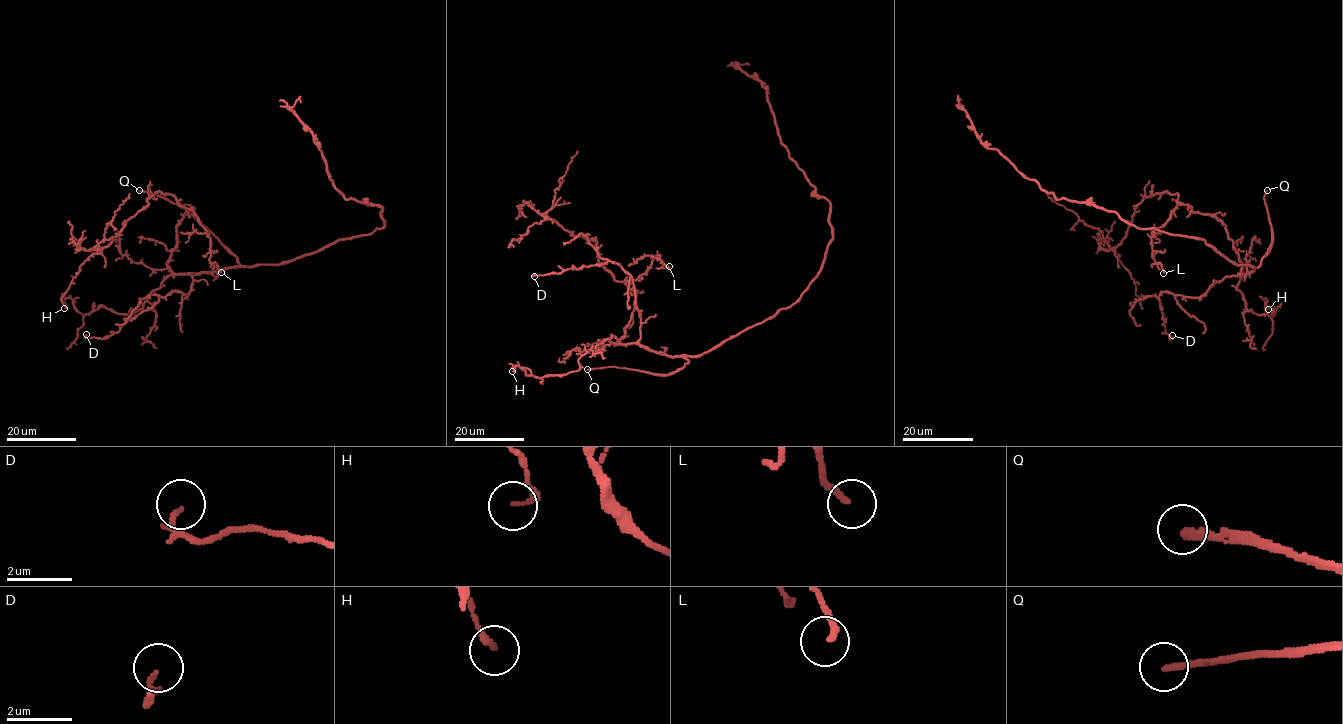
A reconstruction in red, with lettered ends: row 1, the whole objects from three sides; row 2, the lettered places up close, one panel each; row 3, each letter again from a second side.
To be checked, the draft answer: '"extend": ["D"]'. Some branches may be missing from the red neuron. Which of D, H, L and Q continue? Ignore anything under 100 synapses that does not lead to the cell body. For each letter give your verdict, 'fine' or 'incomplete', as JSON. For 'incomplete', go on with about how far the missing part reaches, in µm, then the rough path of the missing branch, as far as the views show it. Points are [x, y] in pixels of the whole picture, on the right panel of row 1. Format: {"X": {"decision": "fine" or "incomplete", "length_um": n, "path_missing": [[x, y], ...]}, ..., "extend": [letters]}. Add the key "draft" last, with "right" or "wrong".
{"D": {"decision": "fine"}, "H": {"decision": "fine"}, "L": {"decision": "fine"}, "Q": {"decision": "incomplete", "length_um": 35, "path_missing": [[1267, 190], [1279, 201], [1273, 196], [1268, 198]]}, "extend": ["Q"], "draft": "wrong"}

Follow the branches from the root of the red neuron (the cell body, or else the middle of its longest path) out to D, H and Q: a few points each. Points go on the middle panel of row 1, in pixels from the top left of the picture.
D: (710, 351), (669, 356), (642, 347), (633, 278), (614, 262), (534, 276)
H: (710, 351), (669, 356), (634, 343), (606, 340), (579, 360), (578, 370), (543, 377), (517, 366), (512, 371)
Q: (710, 351), (686, 356), (688, 361), (683, 367), (667, 374), (617, 367), (587, 369)

